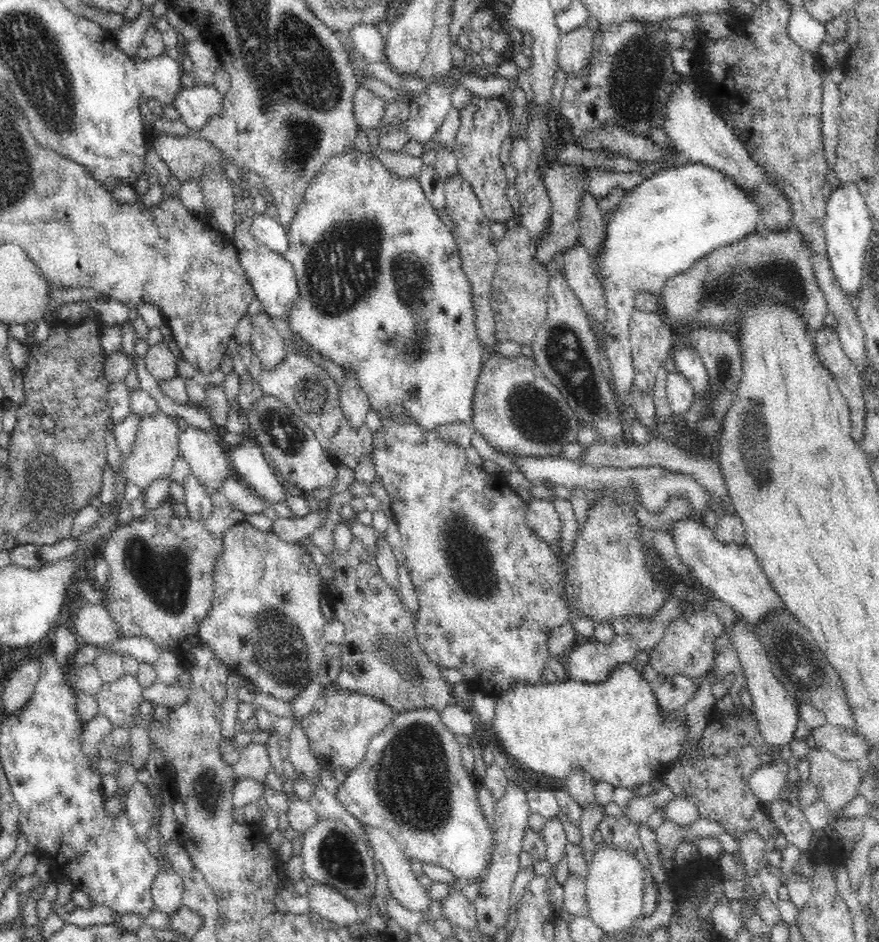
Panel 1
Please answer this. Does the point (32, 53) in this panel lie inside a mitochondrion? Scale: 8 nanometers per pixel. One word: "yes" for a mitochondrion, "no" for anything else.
yes

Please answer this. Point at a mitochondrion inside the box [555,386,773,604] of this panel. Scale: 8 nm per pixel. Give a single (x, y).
(704, 415)

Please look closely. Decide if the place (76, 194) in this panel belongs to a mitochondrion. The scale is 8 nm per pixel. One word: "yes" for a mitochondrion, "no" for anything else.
no

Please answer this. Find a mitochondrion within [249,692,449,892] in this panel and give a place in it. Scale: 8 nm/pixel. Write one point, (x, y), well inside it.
(336, 854)

